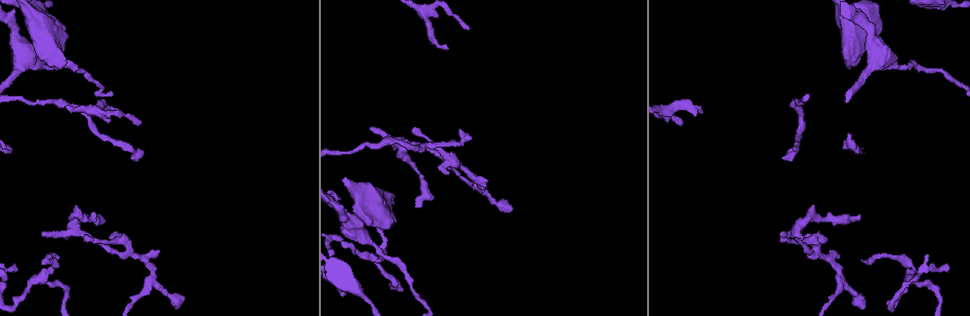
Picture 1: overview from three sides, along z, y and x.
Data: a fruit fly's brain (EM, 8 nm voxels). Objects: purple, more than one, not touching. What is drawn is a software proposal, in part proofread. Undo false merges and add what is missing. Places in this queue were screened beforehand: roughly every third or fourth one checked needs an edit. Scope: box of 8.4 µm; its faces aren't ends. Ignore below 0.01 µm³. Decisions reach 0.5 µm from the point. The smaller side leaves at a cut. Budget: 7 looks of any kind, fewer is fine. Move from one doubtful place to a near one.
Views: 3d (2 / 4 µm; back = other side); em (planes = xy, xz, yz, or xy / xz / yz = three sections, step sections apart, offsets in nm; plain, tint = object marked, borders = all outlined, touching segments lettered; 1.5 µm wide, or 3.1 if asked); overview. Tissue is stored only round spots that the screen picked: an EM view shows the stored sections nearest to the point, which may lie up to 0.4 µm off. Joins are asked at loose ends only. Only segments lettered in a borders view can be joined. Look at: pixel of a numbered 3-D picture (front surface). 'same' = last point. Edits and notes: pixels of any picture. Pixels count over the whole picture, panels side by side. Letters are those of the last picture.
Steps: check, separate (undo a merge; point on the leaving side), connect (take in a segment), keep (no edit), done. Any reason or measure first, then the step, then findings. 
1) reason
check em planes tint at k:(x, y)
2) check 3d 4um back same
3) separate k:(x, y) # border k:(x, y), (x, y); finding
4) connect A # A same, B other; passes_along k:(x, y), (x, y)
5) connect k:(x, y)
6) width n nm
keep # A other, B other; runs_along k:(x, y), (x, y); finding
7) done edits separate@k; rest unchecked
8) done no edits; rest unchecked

check 3d 2um at 1:(88, 214)

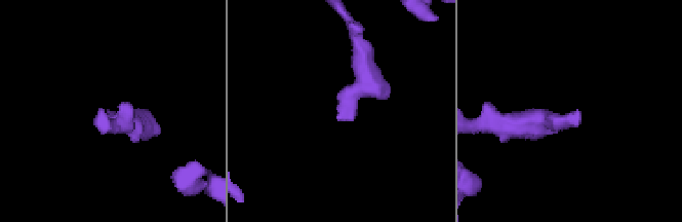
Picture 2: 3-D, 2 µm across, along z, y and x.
need the tissue
check em planes plain at 2:(112, 112)

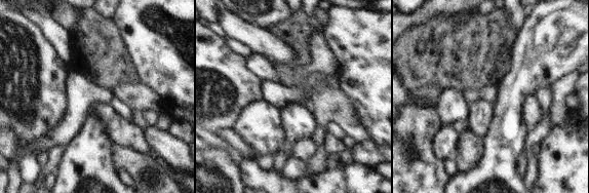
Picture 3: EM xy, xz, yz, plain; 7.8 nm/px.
check em planes borders same

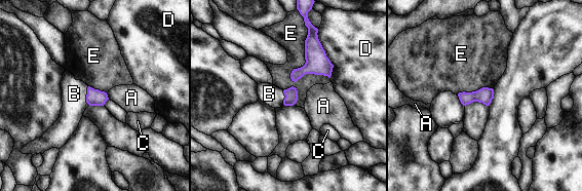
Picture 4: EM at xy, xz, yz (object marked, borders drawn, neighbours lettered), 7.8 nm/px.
connect B # A other, B same, C other, D other, E other; the neuron continues

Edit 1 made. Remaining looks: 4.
long arm stops here
check 3d 2um at 1:(341, 293)

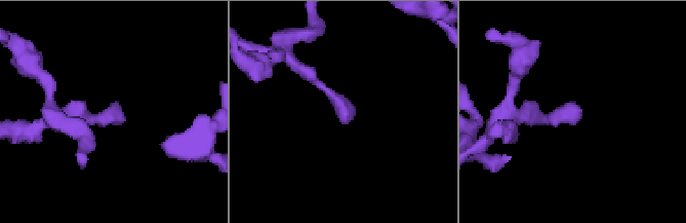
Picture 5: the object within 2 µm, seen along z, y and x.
now the EM
check em xy step 8 borders at 5:(117, 102)

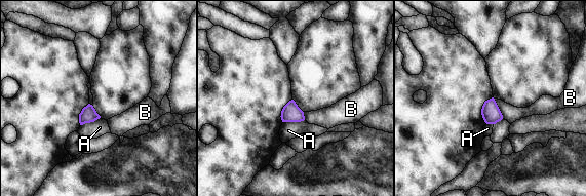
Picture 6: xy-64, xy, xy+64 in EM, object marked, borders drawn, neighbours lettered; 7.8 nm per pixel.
check em planes borders same

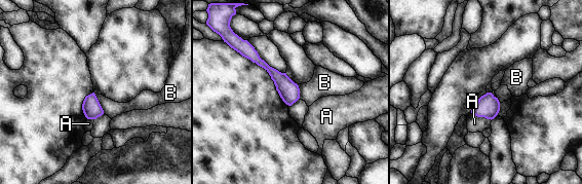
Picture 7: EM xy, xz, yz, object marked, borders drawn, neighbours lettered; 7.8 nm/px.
keep # A other, B other; runs_along 7:(251, 49), (284, 84), (293, 100); no lettered segment goes on from it

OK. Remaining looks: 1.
done edits connect@4; rest unchecked

